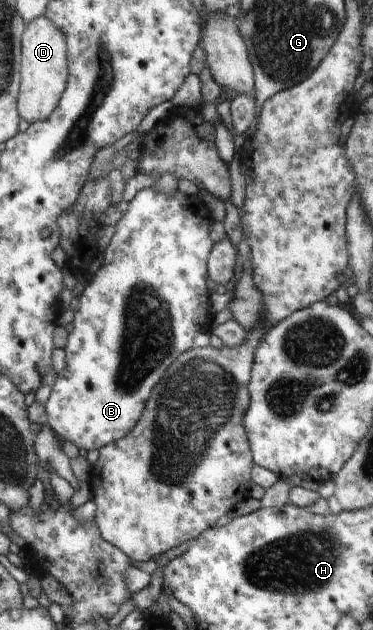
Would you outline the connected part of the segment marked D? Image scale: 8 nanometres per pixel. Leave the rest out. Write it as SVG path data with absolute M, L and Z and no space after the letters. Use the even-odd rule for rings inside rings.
M45 16L26 24L21 38L20 88L17 109L20 119L30 124L48 119L60 102L67 87L65 35Z

